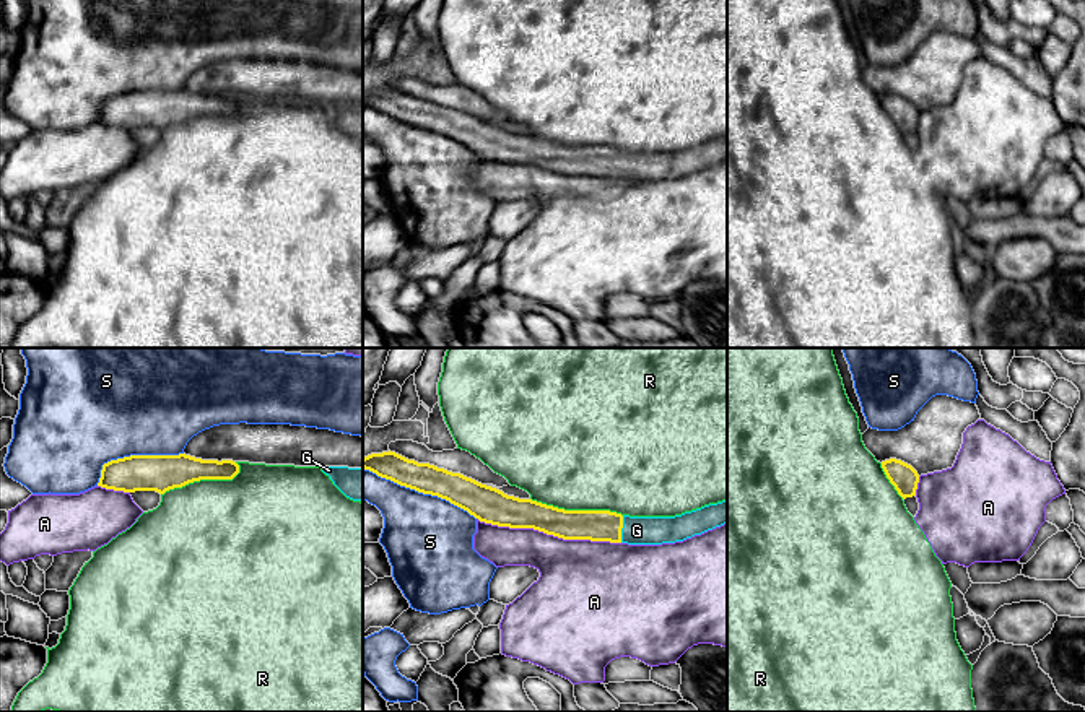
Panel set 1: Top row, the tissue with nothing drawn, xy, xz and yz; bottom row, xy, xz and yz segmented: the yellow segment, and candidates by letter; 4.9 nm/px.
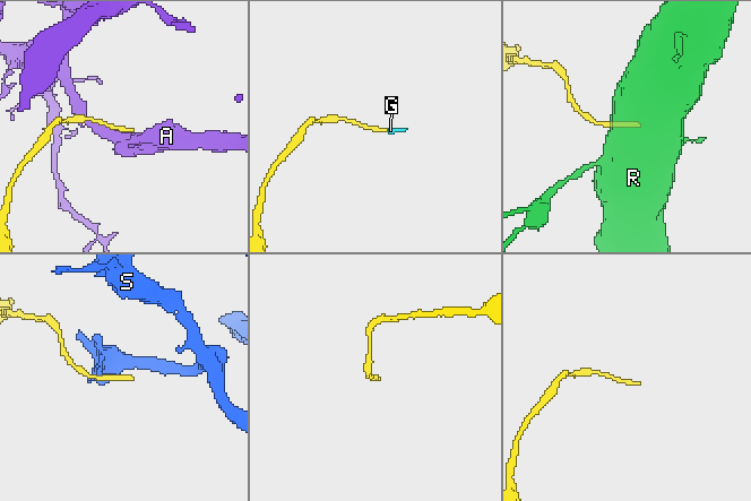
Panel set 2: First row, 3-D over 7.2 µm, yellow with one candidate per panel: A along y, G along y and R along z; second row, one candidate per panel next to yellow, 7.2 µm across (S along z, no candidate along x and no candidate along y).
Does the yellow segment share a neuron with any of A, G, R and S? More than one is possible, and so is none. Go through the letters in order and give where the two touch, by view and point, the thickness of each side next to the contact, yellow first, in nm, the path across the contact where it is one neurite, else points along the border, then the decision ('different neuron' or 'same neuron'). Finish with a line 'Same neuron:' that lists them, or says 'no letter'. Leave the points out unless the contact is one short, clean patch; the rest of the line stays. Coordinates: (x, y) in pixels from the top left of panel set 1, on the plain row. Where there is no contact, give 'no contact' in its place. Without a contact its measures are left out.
A: xz (549, 169) | 160/360 nm | different neuron
G: xz (622, 163) | 160/140 nm | across xz (597, 161), (622, 163), (636, 166) | same neuron
R: xz (576, 147) | 160/500 nm | different neuron
S: xz (420, 127) | 160/440 nm | different neuron
Same neuron: G

